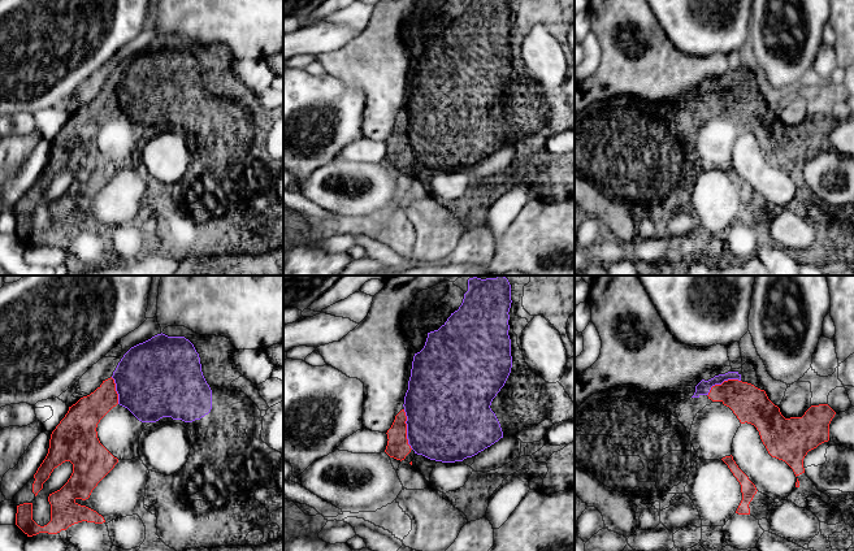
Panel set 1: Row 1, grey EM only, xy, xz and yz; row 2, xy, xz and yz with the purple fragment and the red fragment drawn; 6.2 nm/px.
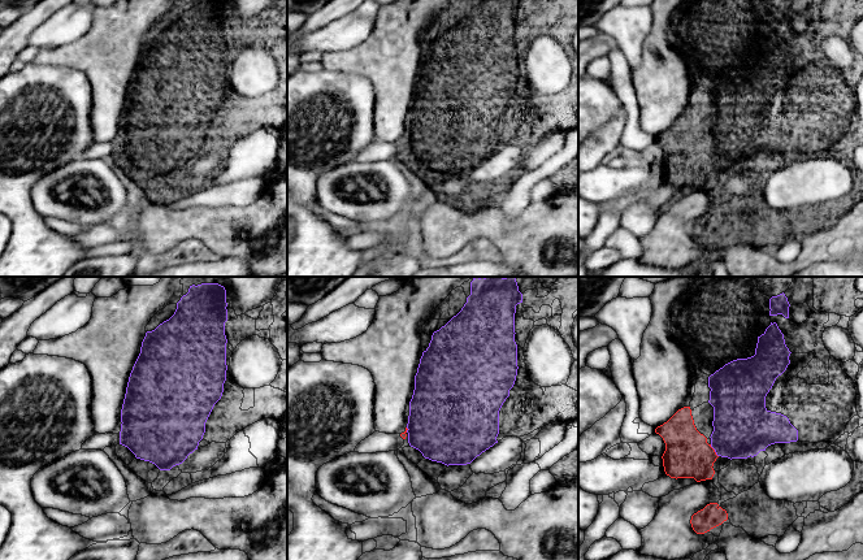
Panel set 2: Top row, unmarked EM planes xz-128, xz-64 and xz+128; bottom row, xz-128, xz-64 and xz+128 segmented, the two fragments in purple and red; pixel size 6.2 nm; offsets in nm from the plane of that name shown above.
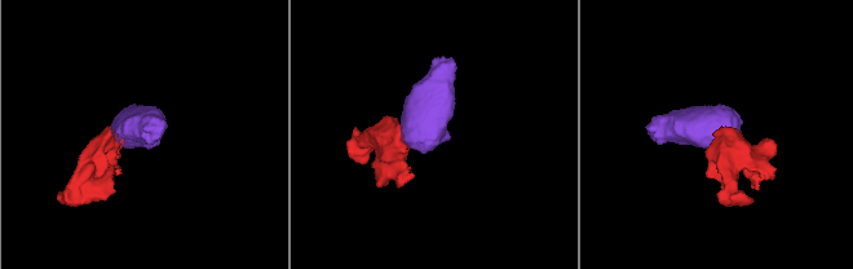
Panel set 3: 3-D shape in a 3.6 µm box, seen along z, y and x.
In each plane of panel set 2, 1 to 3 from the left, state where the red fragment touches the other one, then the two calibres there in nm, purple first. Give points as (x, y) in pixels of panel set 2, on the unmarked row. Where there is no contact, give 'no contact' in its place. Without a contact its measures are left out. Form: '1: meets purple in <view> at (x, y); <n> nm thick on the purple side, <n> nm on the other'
1: no contact
2: meets purple in xz-64 at (407, 139); 480 nm thick on the purple side, 40 nm on the other
3: meets purple in xz+128 at (715, 160); 360 nm thick on the purple side, 280 nm on the other

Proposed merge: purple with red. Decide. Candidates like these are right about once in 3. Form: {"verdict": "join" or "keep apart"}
{"verdict": "join"}

